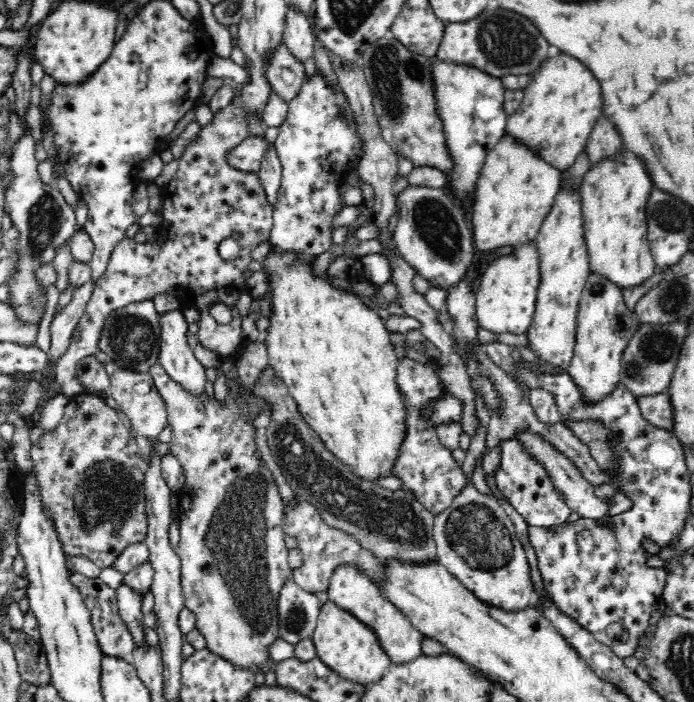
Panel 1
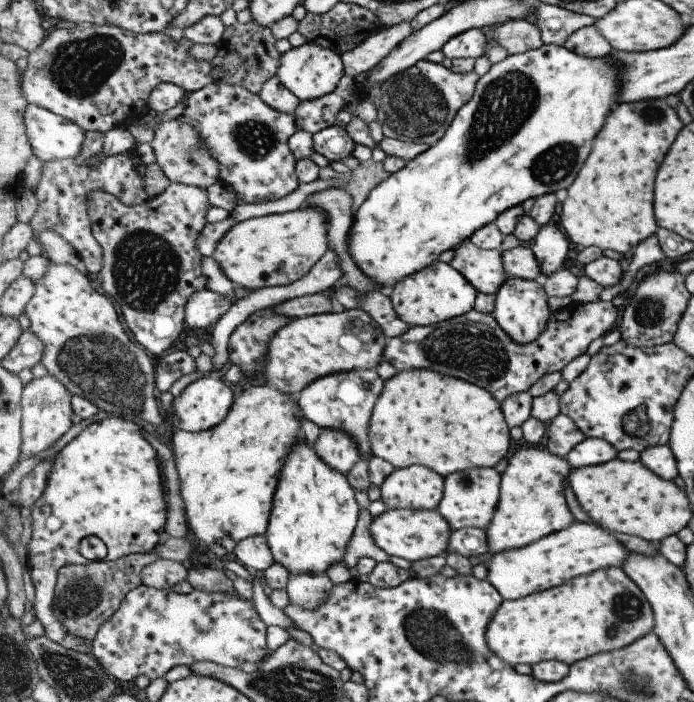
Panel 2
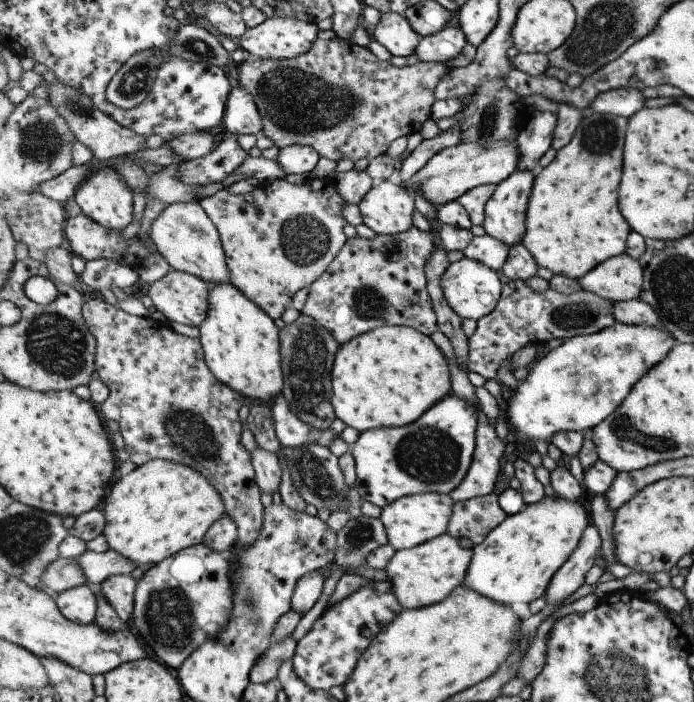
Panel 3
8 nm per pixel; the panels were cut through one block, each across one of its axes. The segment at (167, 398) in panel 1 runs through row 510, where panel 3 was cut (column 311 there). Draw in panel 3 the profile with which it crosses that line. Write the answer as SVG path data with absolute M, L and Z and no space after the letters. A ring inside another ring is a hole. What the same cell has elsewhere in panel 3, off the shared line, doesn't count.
M327 178L309 179L299 185L275 179L259 184L248 193L235 195L223 189L199 201L220 230L228 267L232 272L232 284L274 319L281 318L283 312L291 308L293 296L299 290L308 289L327 272L349 240L346 234L349 222L343 218L345 198L337 192L333 181Z

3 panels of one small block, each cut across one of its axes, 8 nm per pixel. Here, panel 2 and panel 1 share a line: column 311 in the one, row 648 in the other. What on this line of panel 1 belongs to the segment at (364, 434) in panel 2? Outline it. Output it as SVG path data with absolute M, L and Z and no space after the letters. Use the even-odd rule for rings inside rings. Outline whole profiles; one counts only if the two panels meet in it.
M338 564L330 574L327 593L330 601L337 603L344 610L350 611L376 631L391 662L406 662L407 659L415 658L416 655L422 653L420 646L420 640L424 637L422 633L416 631L410 625L410 621L406 620L406 617L402 616L394 605L380 595L378 586L366 576L365 571L358 567L358 564Z

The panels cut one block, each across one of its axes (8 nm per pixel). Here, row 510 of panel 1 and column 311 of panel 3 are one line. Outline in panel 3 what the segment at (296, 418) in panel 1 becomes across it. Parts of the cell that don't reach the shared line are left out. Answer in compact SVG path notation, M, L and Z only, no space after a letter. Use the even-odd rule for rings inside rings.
M301 313L299 318L286 325L280 333L285 379L283 396L289 408L305 424L314 429L328 431L335 418L338 418L332 403L334 391L332 380L340 344L331 331L305 313Z

